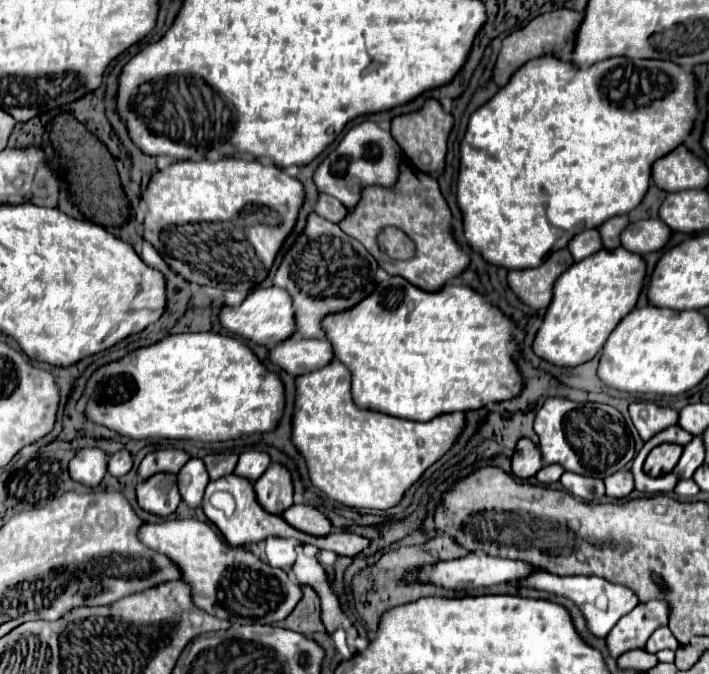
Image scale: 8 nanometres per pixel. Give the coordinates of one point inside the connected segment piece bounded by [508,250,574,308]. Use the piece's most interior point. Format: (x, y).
(534, 285)

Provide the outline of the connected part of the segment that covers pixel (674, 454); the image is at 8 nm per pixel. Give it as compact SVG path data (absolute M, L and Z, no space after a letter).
M660 444L646 458L644 472L648 476L668 474L668 472L674 470L680 456L682 456L682 446L678 446L678 444Z

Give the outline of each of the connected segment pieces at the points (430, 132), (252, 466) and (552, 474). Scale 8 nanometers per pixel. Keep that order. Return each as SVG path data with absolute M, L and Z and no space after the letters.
M428 100L420 112L404 114L392 120L392 136L398 140L406 156L410 158L412 166L420 172L430 176L440 176L446 166L446 152L448 152L448 136L452 132L454 118L452 114L444 112L442 104L436 100Z
M250 450L250 452L244 452L238 460L238 466L236 466L236 474L238 476L244 476L252 482L258 480L260 474L266 472L266 468L270 466L270 456L266 452L256 452L256 450Z
M544 464L542 466L542 470L536 474L536 480L540 482L540 484L554 484L554 482L558 482L558 478L564 474L564 470L562 470L562 466L558 466L558 464Z

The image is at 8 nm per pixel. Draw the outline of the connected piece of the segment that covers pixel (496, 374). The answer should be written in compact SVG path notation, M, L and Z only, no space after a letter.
M392 276L380 282L374 294L352 310L324 318L322 326L336 360L346 364L352 372L352 394L360 408L426 422L446 412L470 412L490 402L518 398L524 388L524 376L514 364L510 350L516 322L468 286L448 284L440 292L424 292L404 278Z

